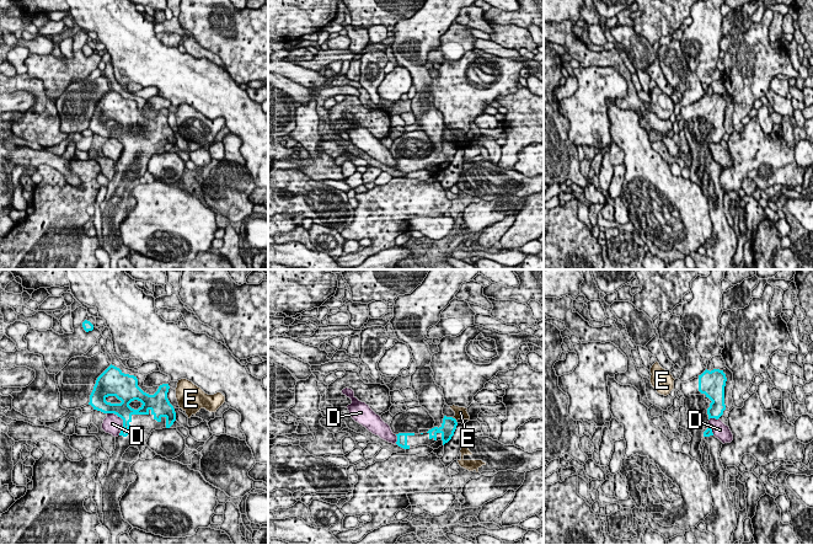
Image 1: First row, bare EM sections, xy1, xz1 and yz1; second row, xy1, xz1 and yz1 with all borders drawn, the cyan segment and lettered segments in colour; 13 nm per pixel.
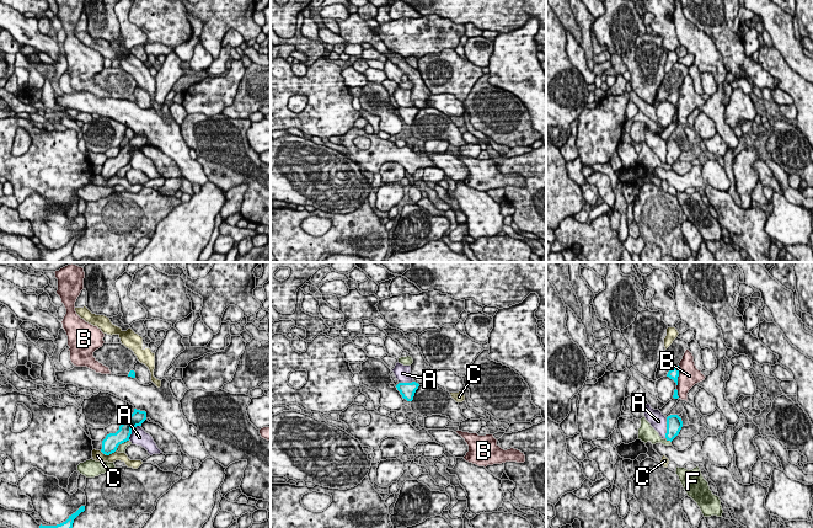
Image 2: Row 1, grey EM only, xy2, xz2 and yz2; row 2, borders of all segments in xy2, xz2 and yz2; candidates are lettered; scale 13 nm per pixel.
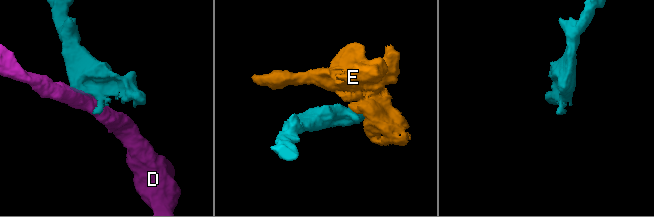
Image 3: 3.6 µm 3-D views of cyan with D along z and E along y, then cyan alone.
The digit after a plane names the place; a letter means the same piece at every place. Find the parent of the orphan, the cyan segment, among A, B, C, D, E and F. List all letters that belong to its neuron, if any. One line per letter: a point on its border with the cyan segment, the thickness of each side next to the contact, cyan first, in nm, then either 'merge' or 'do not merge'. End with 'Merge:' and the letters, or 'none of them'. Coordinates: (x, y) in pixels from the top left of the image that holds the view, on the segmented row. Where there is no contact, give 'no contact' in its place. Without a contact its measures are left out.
A: contact yz2 (667, 428); calibres 220 and 220 nm; do not merge
B: contact yz2 (678, 376); calibres 130 and 280 nm; do not merge
C: contact xy2 (107, 454); calibres 220 and 140 nm; do not merge
D: contact xy1 (122, 418); calibres 200 and 240 nm; do not merge
E: contact xz1 (455, 420); calibres 190 and 160 nm; do not merge
F: contact xy2 (121, 443); calibres 220 and 100 nm; do not merge
Merge: none of them

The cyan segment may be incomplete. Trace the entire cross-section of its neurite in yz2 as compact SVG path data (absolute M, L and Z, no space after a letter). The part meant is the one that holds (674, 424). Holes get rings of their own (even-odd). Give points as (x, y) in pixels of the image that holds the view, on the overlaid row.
M670 415L667 417L667 441L673 441L680 432L683 421L678 415Z

